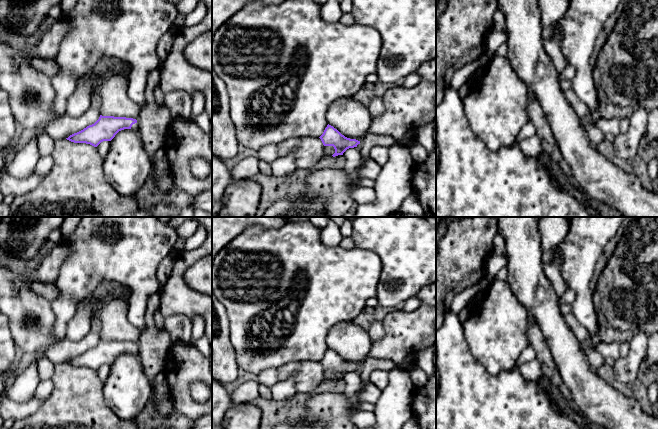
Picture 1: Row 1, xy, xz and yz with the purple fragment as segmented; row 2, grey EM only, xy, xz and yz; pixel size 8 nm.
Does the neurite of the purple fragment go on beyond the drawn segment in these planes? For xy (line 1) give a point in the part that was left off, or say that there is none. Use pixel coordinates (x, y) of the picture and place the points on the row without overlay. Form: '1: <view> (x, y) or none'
1: xy (135, 350)

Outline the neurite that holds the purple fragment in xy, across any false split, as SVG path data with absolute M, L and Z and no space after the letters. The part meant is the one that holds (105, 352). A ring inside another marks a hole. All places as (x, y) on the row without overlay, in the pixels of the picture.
M100 339L94 348L70 359L66 363L74 367L86 367L97 371L103 365L111 365L119 355L124 353L138 354L137 344Z

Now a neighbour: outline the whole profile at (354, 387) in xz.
M359 371L349 372L344 377L345 395L357 397L362 401L376 404L382 394L382 390L371 382L364 384L360 378Z

